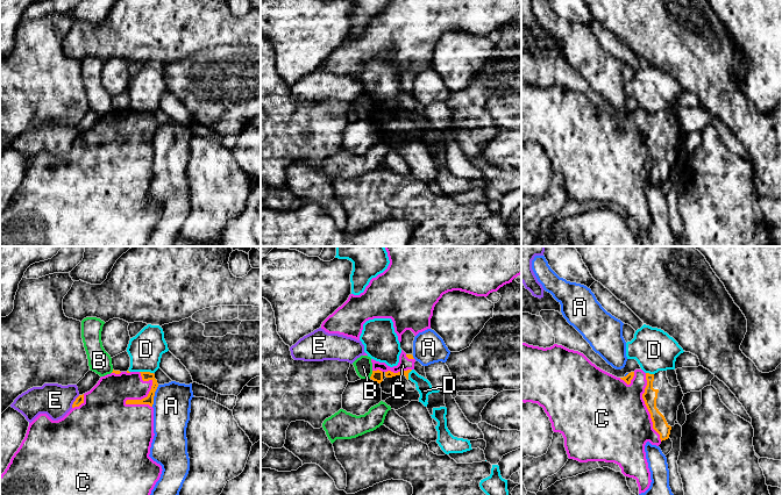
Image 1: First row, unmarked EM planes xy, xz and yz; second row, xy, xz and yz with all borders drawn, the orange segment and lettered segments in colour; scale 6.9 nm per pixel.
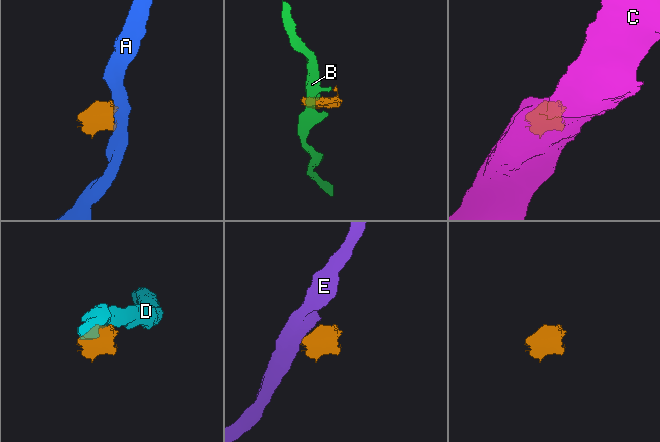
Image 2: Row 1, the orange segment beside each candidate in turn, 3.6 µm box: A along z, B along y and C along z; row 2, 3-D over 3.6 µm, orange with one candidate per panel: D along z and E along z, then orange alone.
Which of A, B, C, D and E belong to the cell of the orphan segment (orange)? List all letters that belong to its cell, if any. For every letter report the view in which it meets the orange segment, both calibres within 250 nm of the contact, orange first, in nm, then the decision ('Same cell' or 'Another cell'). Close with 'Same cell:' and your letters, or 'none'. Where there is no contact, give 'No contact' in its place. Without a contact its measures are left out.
A: Touches orange in xy. Thickness 60 nm (orange) against 260 nm. Another cell
B: Touches orange in xz. Thickness 80 nm (orange) against 130 nm. Another cell
C: Touches orange in xy. Thickness 60 nm (orange) against 400 nm. Same cell
D: Touches orange in xy. Thickness 60 nm (orange) against 240 nm. Another cell
E: Touches orange in xy. Thickness 60 nm (orange) against 220 nm. Another cell
Same cell: C

